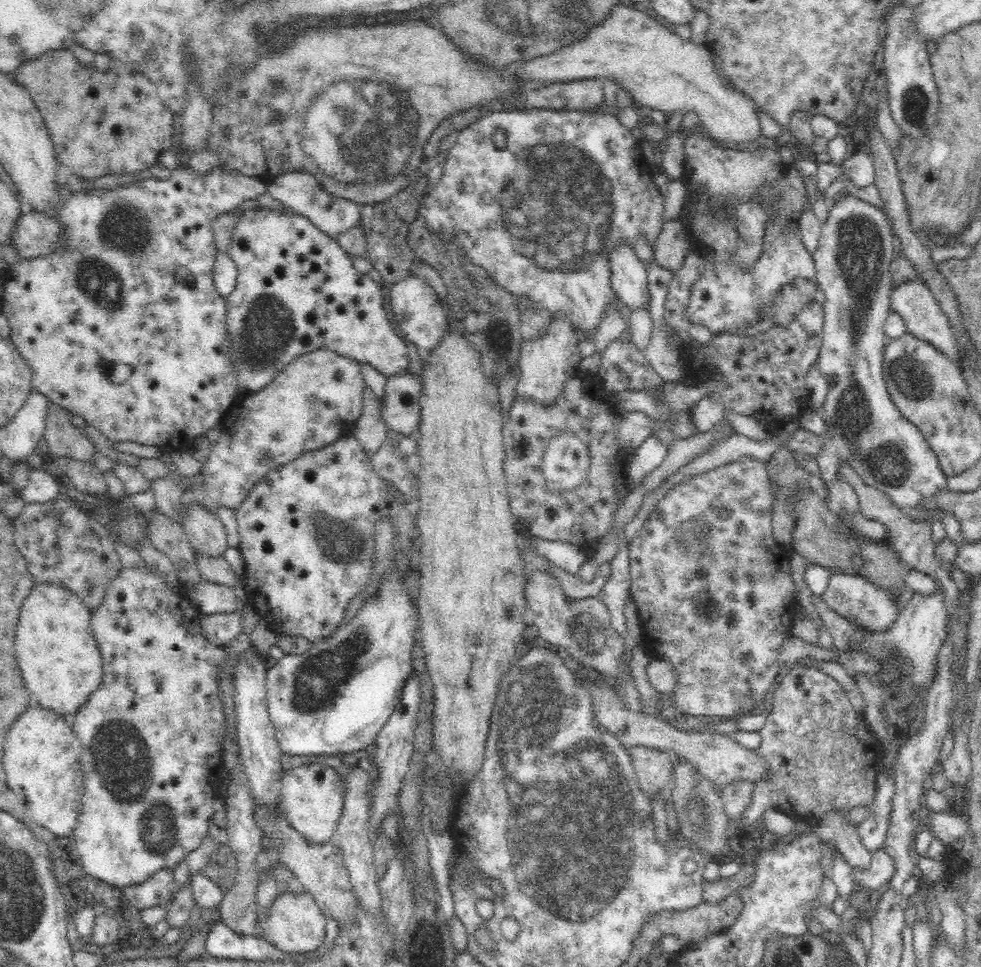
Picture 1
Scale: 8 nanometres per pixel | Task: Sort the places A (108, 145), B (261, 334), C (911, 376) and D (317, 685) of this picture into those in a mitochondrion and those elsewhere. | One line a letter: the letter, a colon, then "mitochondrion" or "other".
A: other
B: mitochondrion
C: mitochondrion
D: mitochondrion

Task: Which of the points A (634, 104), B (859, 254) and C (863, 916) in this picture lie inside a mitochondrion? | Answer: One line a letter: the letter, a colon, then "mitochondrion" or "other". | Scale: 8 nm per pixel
A: other
B: mitochondrion
C: other

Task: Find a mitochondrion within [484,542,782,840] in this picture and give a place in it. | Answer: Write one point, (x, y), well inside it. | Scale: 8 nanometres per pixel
(587, 633)

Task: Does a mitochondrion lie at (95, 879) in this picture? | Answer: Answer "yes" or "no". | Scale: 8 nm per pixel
no

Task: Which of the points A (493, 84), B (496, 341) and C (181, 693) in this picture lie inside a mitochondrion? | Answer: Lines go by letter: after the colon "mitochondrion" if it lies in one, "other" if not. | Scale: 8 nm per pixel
A: other
B: other
C: other

